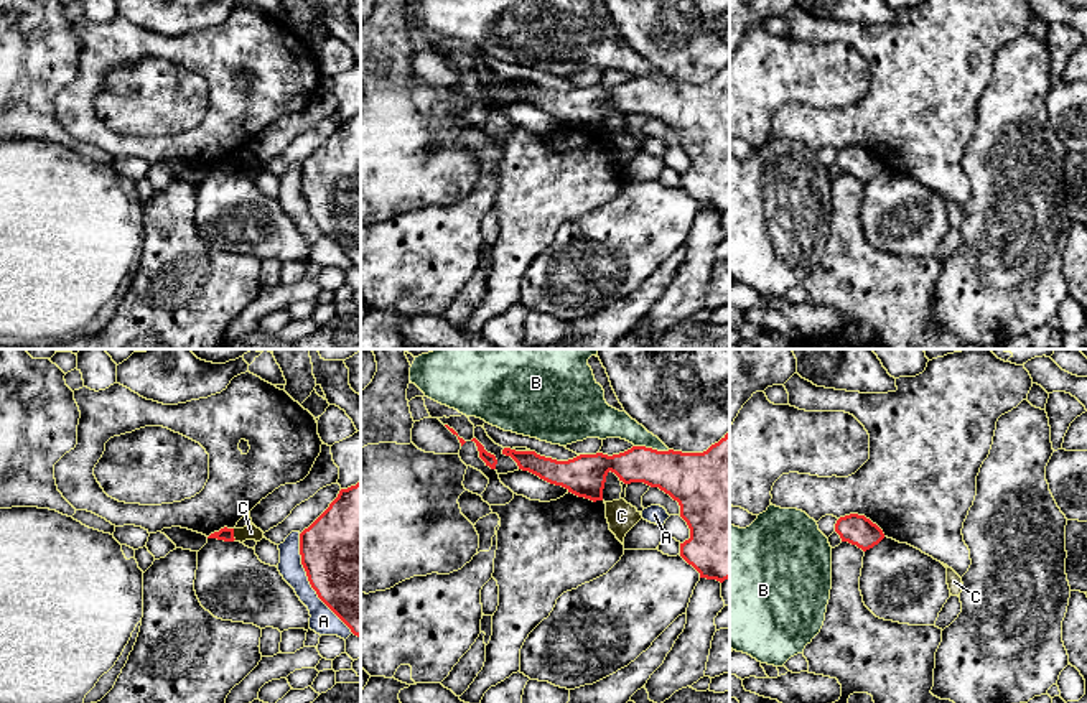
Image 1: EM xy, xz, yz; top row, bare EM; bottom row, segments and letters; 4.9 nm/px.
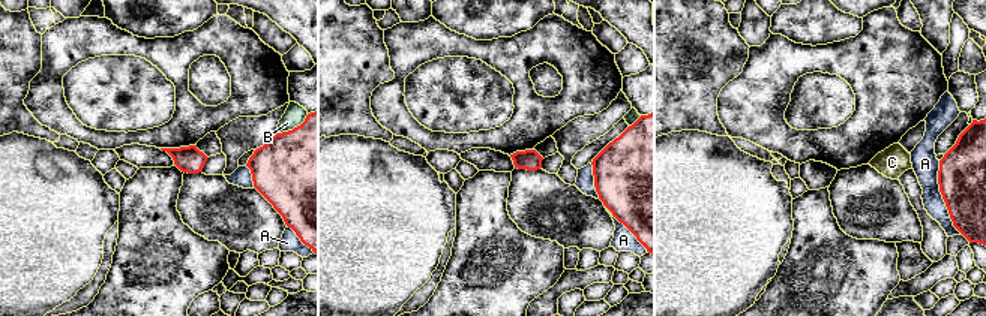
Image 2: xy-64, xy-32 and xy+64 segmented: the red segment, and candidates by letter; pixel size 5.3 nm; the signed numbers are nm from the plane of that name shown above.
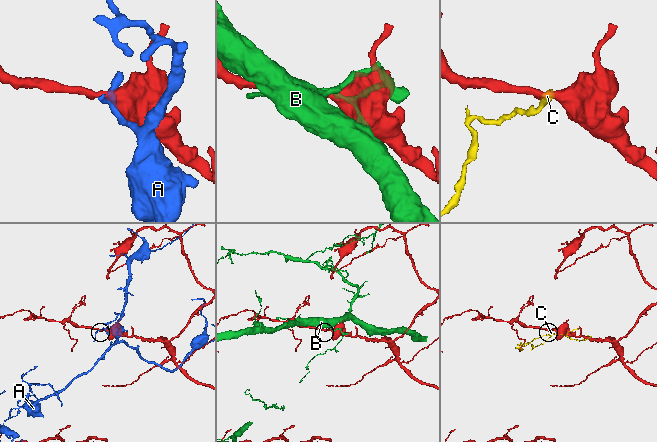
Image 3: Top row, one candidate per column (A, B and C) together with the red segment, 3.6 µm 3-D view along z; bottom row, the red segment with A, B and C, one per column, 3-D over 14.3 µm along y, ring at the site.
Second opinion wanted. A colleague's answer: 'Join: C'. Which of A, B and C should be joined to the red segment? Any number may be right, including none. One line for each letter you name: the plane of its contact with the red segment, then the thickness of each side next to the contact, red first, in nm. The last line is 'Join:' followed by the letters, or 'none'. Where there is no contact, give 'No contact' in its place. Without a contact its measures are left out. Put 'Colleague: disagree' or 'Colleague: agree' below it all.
Join: none
Colleague: disagree

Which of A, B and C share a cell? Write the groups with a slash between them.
A / B / C

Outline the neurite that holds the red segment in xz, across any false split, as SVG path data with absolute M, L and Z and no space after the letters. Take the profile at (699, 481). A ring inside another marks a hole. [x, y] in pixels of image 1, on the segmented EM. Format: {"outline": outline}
{"outline": "M730 433L703 453L657 451L646 446L632 446L613 456L603 453L580 454L568 461L511 448L504 448L502 454L511 456L519 469L593 502L603 500L609 471L624 484L644 482L651 487L659 487L679 502L680 517L690 528L690 538L680 543L680 556L700 573L700 578L720 583L730 578Z"}

